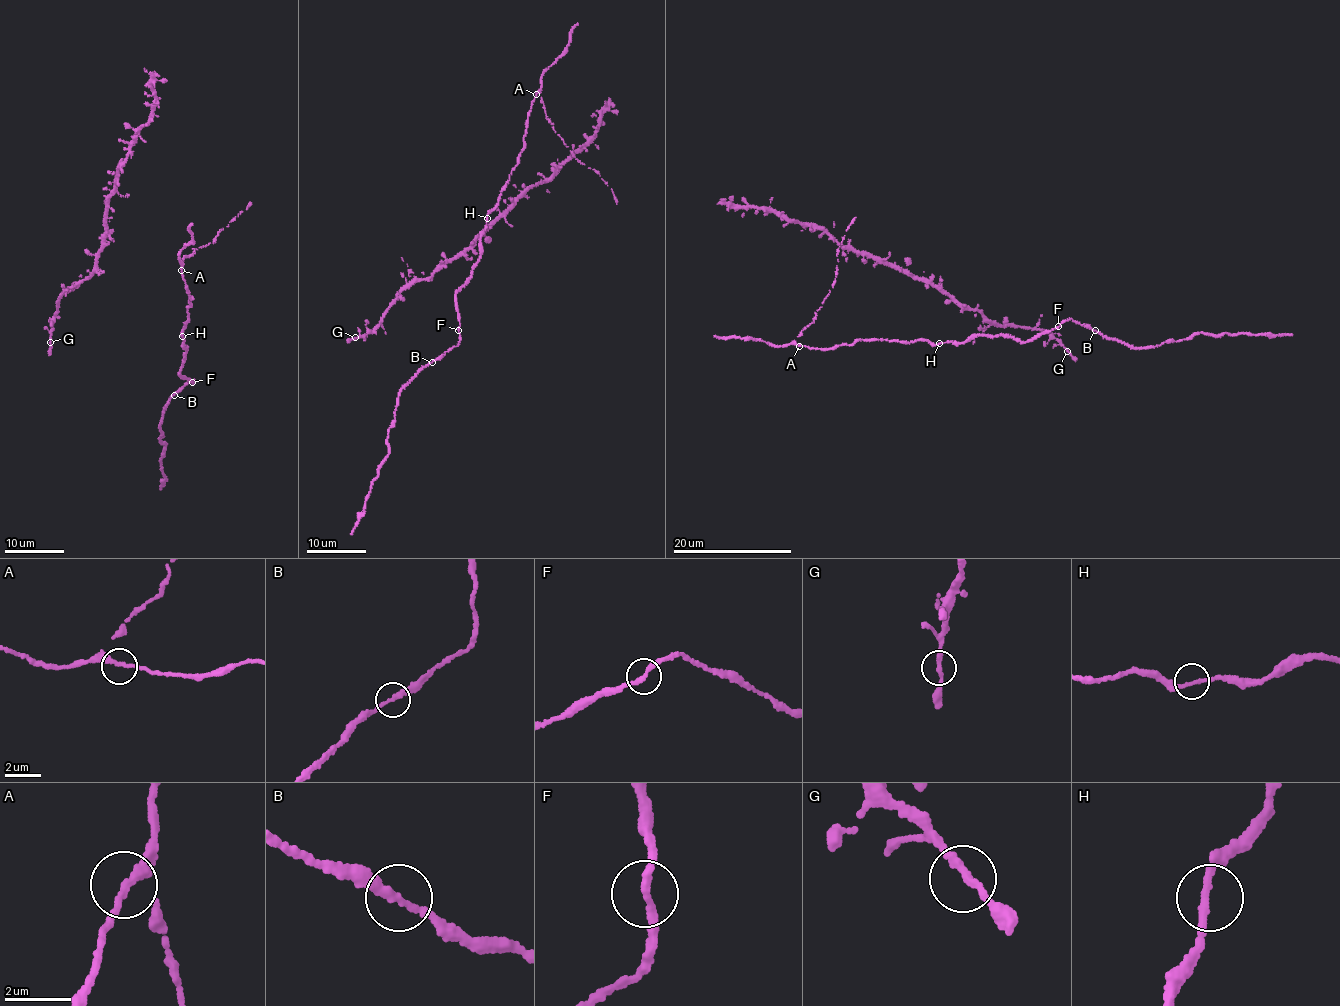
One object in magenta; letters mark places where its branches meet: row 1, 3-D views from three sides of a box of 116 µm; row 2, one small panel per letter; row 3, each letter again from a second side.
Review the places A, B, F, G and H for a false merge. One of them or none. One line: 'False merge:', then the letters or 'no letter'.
False merge: no letter

